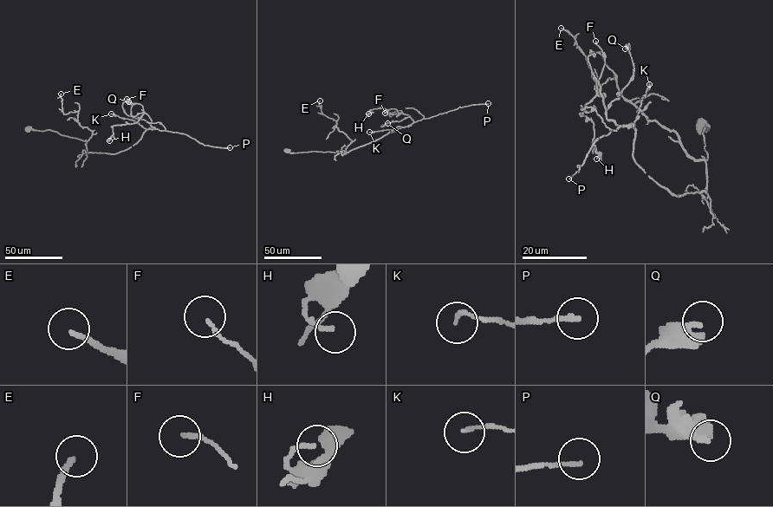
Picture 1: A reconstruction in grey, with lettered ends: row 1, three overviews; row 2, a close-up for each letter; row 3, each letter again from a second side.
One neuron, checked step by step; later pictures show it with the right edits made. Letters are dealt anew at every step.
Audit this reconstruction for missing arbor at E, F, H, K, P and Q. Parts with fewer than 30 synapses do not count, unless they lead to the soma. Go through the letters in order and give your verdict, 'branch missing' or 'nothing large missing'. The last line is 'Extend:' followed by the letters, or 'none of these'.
E: nothing large missing
F: nothing large missing
H: nothing large missing
K: nothing large missing
P: branch missing
Q: nothing large missing
Extend: P

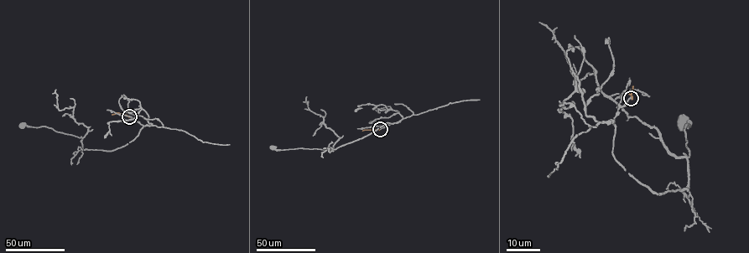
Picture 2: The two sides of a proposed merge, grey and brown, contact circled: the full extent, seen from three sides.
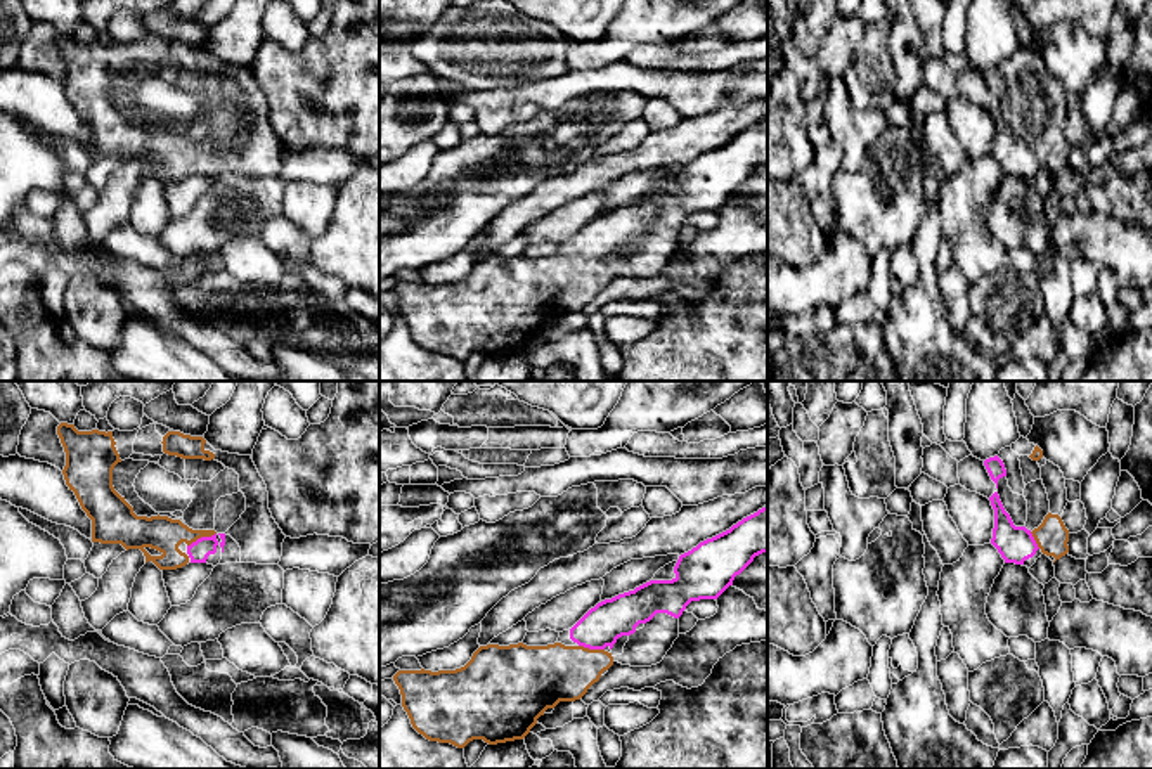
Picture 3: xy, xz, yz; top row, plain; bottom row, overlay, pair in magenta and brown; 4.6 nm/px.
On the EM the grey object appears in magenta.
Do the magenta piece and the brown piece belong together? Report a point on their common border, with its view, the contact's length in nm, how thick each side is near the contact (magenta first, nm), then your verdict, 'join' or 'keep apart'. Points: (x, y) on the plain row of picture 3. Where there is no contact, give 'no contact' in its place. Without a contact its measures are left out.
xy (201, 149) | 150 nm | 100/160 nm | join

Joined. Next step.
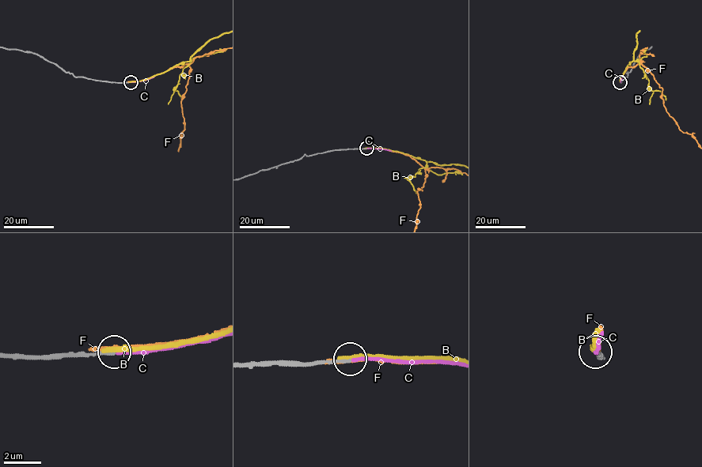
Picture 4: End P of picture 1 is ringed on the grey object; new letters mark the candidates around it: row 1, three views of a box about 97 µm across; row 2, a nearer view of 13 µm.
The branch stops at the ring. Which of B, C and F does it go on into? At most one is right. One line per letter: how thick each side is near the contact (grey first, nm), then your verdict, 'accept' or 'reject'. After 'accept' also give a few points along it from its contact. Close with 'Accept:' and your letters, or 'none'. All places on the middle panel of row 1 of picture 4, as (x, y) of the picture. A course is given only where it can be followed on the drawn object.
B: 200/240 nm | reject
C: 180/190 nm | accept | via (367, 148), (392, 151)
F: 200/240 nm | reject
Accept: C

